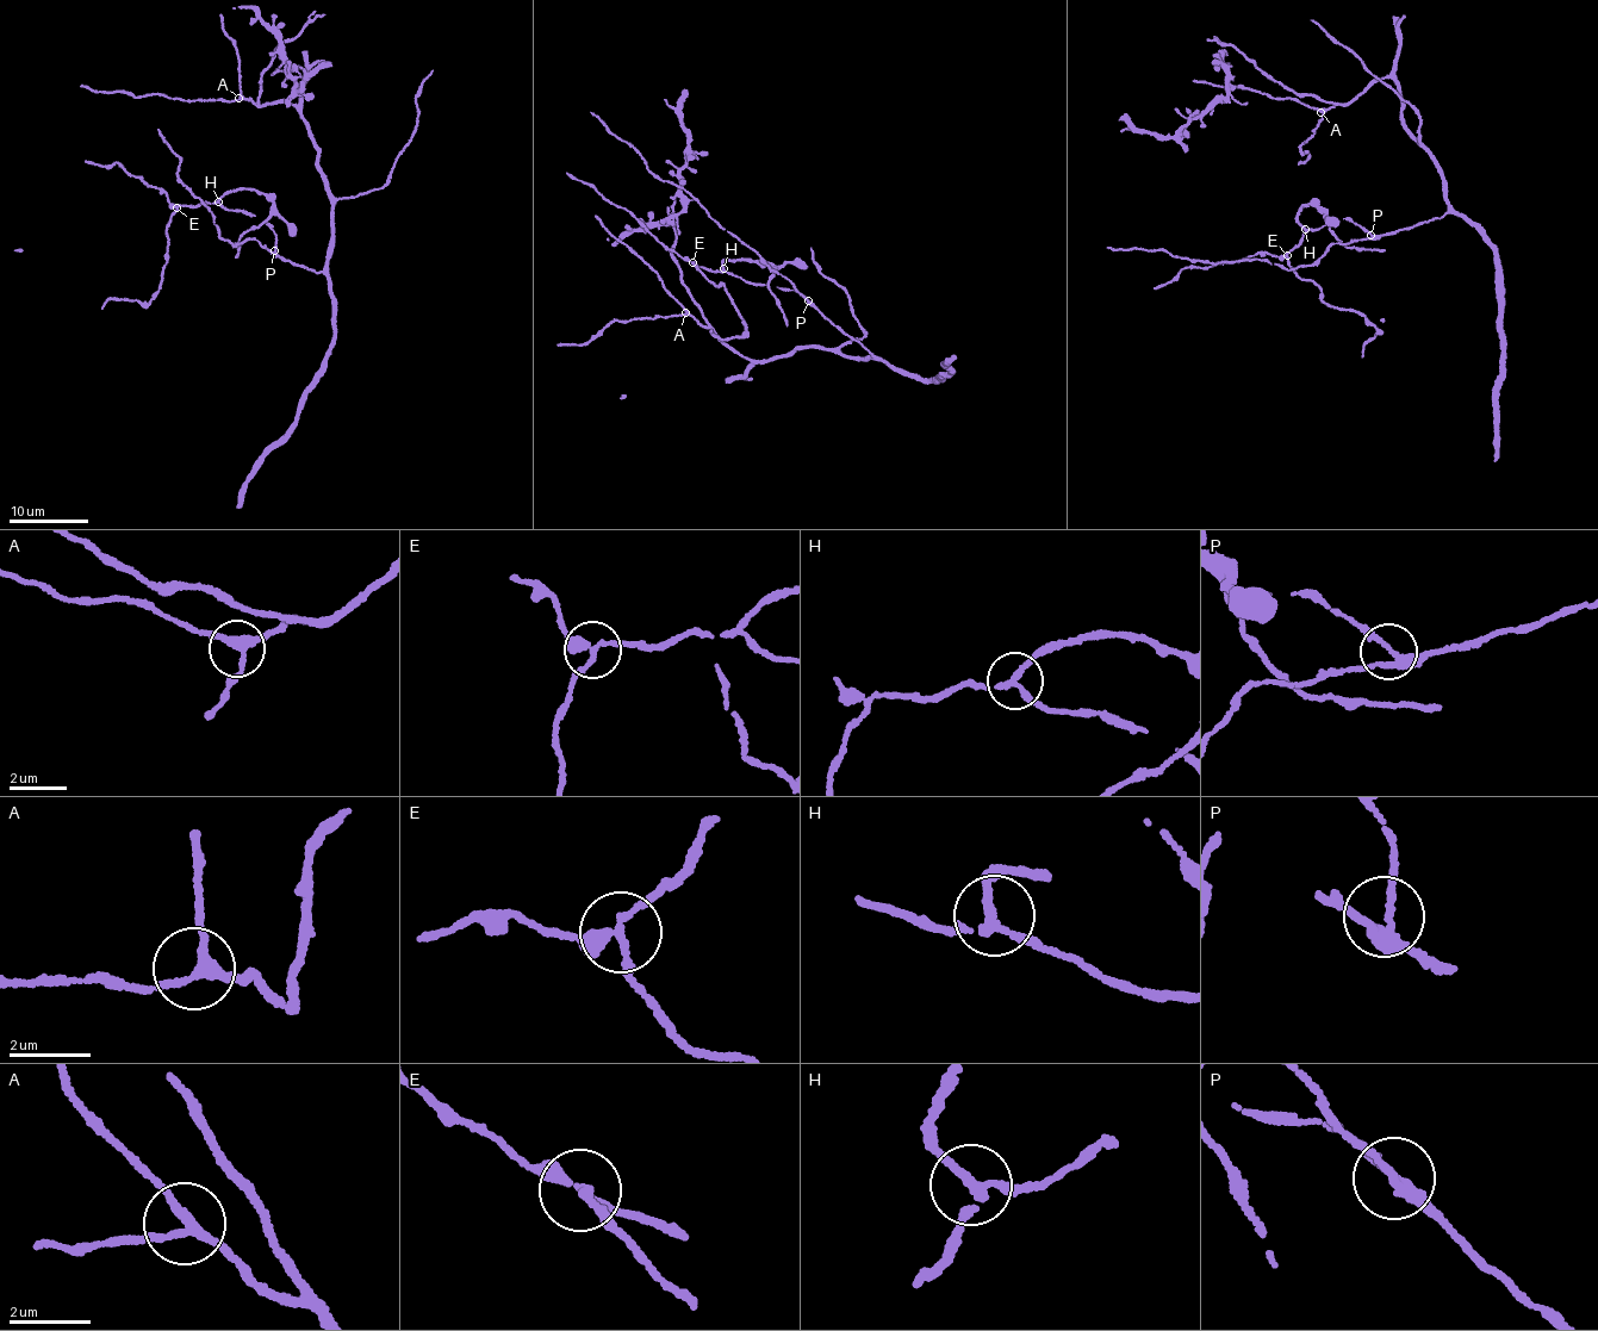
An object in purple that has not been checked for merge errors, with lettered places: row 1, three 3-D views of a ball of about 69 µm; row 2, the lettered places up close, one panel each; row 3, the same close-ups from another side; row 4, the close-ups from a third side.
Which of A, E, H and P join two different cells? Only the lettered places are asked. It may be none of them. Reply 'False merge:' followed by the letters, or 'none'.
False merge: E, H

